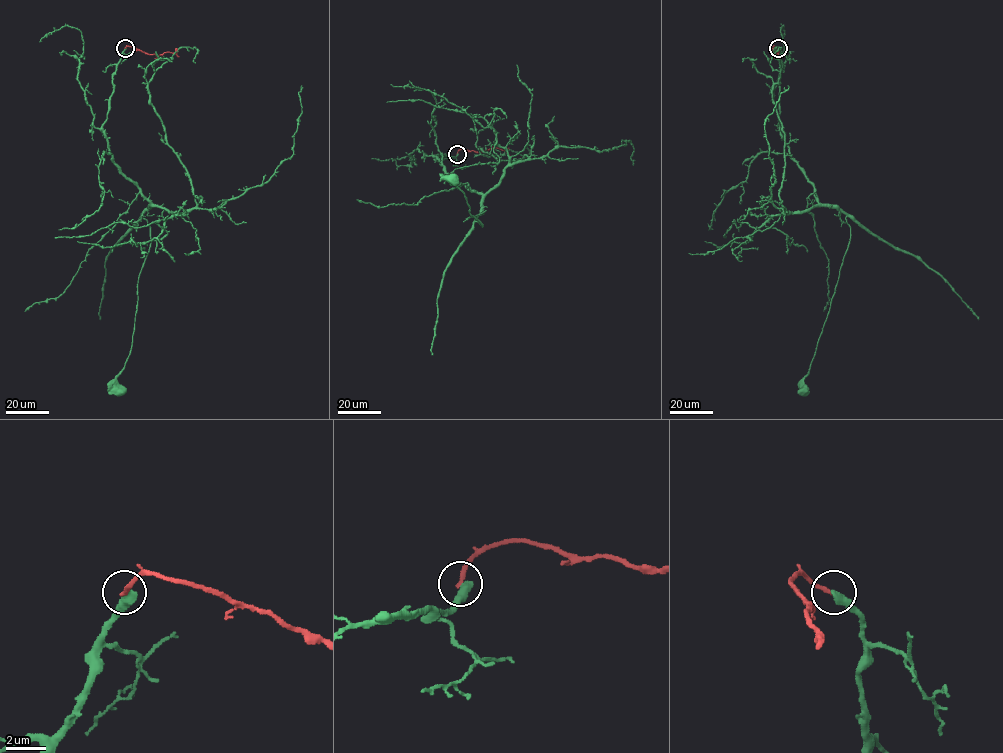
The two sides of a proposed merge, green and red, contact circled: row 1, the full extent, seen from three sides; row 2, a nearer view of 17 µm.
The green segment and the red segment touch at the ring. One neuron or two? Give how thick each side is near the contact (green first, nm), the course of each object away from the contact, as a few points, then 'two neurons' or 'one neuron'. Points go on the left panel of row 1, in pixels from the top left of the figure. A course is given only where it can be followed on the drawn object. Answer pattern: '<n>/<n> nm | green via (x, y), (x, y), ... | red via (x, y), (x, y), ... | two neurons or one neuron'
480/240 nm | green via (125, 48), (103, 133), (112, 161), (150, 203), (142, 216), (150, 238), (129, 355), (116, 378), (119, 389) | red via (125, 48), (132, 47), (157, 55), (175, 53), (179, 56) | two neurons

